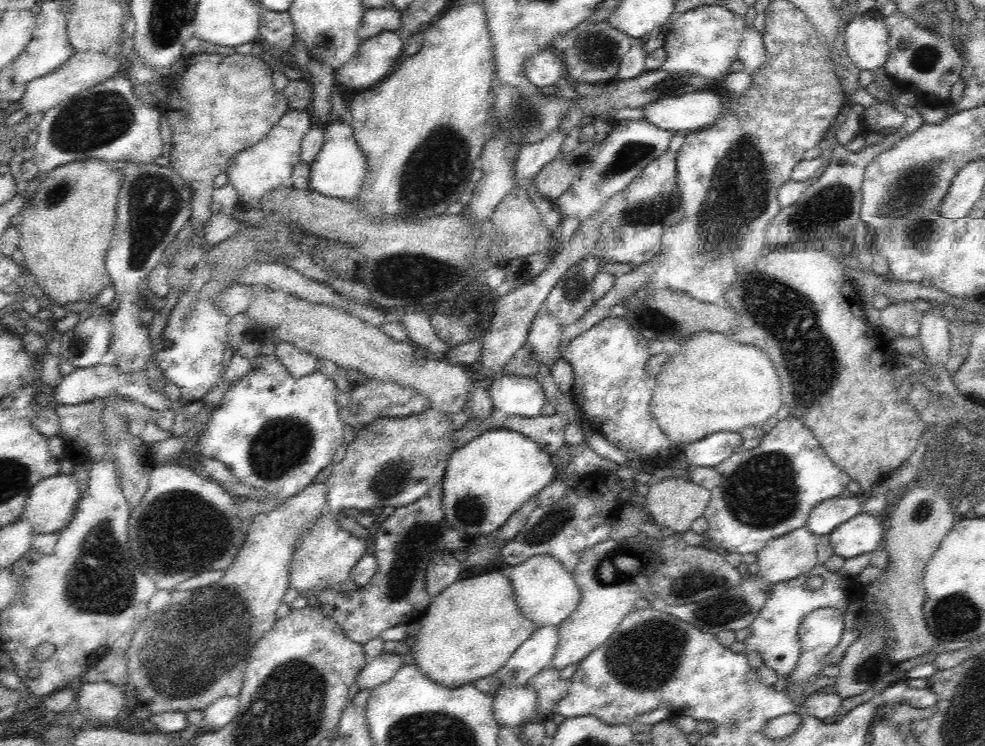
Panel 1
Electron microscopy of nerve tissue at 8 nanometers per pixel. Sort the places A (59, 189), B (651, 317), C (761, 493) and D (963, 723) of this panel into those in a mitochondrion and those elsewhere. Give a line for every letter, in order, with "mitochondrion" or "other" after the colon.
A: mitochondrion
B: mitochondrion
C: mitochondrion
D: mitochondrion

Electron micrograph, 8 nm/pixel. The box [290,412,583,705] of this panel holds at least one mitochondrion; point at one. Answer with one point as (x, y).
(398, 586)

